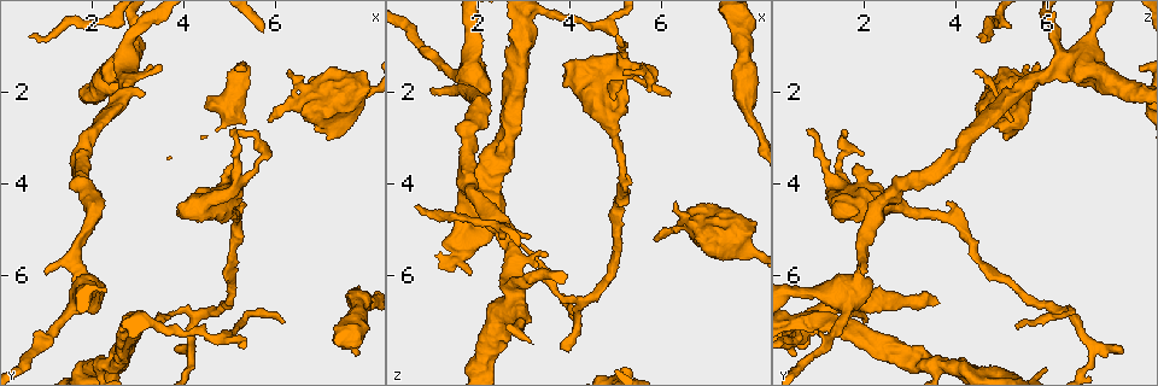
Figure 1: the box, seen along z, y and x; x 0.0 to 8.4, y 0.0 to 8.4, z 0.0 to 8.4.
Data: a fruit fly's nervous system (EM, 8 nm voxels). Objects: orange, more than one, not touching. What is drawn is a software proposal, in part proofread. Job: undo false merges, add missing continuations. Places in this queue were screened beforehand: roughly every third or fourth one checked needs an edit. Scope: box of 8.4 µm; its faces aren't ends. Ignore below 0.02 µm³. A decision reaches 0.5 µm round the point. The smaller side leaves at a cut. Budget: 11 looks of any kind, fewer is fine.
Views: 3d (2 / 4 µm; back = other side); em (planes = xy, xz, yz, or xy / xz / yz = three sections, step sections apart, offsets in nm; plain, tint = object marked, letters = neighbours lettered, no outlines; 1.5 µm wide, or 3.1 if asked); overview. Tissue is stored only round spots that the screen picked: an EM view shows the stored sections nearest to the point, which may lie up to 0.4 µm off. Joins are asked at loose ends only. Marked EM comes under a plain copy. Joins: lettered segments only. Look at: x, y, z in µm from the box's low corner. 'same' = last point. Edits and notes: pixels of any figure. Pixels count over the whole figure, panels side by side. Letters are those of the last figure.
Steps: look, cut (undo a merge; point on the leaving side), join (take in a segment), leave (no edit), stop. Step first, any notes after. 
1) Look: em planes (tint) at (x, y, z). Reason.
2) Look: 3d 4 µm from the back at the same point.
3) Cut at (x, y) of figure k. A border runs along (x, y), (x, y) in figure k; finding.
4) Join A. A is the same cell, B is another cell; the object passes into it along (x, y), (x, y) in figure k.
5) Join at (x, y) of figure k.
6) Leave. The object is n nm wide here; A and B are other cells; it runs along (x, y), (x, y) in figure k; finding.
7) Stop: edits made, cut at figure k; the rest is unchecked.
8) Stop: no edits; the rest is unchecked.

Look: 3d 2 µm at (5.90, 2.55, 5.20). Free end.

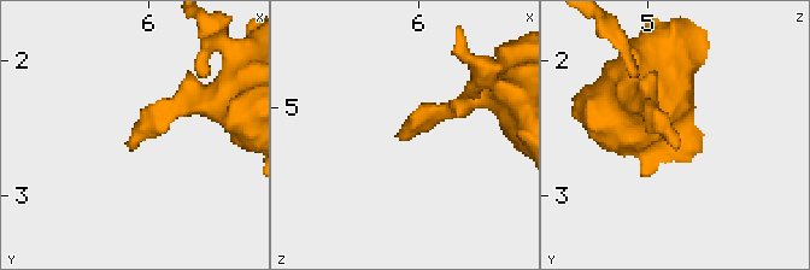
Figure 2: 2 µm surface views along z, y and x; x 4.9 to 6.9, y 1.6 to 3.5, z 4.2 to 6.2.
Look: em planes (letters) at (5.94, 2.62, 5.24).

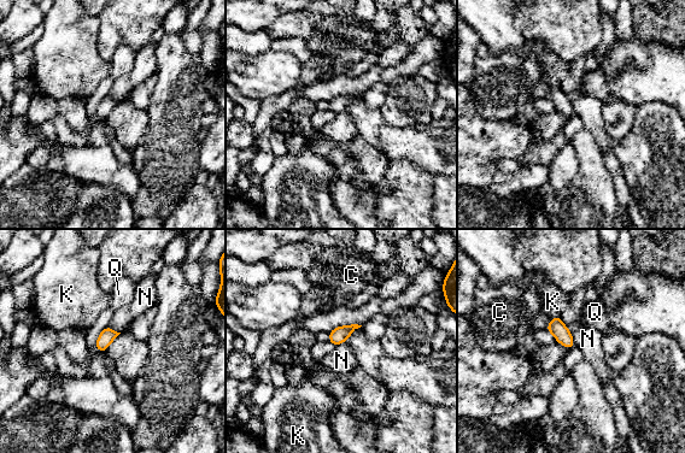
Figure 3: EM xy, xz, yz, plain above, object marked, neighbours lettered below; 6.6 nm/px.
Leave. C, K, N and Q are other cells; a border runs along (566, 327), (575, 345) in figure 3; none of them fits.

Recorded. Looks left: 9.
Look: 3d 4 µm at (6.10, 7.10, 1.95). Thin end.

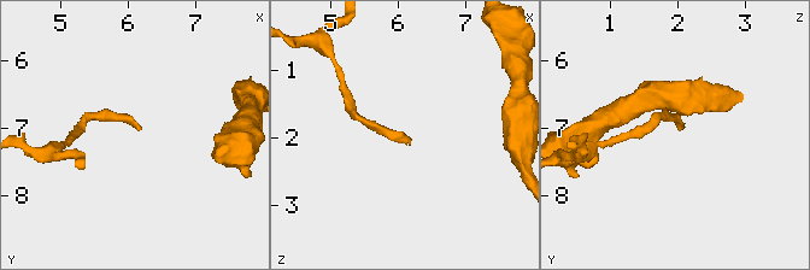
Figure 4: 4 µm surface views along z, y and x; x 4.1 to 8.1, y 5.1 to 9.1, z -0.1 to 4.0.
Look: em xy step 8 (letters) at (6.15, 7.00, 1.95).

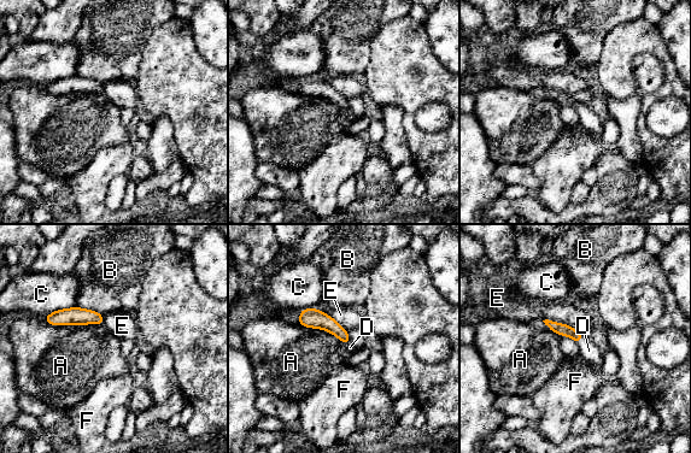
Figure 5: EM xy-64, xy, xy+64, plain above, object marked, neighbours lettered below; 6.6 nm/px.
Join D. D is the same cell, A, B, C, E and F are other cells; it goes on there.

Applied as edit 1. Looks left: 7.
Look: em xy step 8 (letters) at (1.00, 6.00, 2.05). Branch stops here.

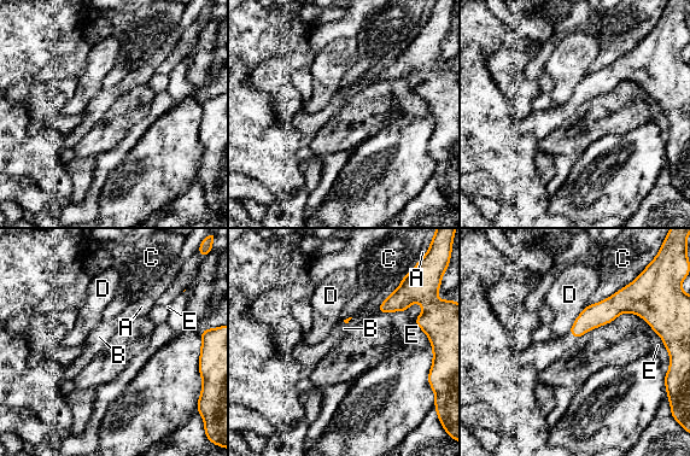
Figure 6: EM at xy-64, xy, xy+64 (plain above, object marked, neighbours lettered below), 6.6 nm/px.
Leave. The object is 110 nm wide here; A, B, C, D and E are other cells; it runs along (639, 313), (612, 307), (573, 331) in figure 6; no lettered segment goes on from it.

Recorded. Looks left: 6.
Look: em planes (letters) at (3.85, 4.50, 1.40). Free end.

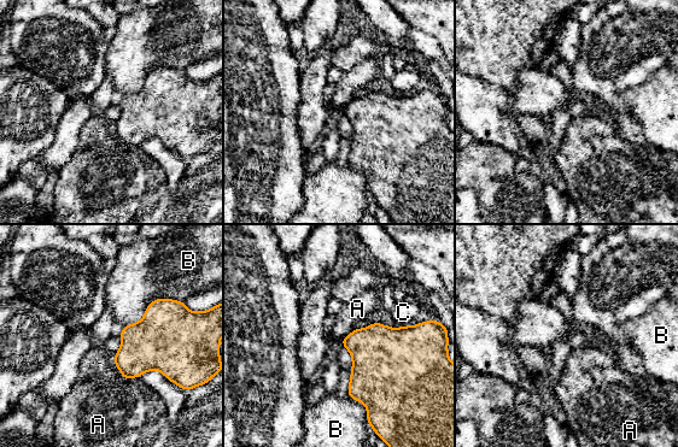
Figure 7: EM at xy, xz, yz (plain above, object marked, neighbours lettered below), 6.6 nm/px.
Leave. A, B and C are other cells; none of them fits.

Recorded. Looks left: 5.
Stop: edits made, join at figure 5; the rest is unchecked.

